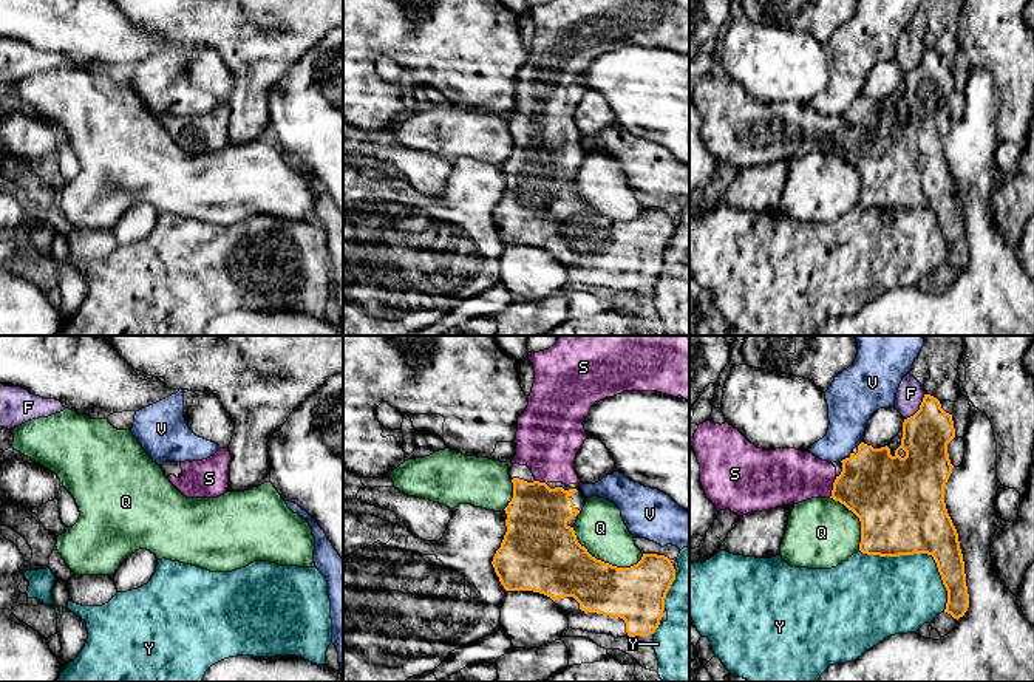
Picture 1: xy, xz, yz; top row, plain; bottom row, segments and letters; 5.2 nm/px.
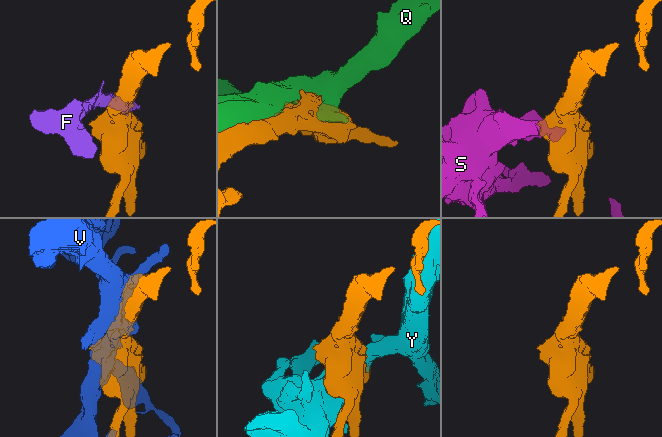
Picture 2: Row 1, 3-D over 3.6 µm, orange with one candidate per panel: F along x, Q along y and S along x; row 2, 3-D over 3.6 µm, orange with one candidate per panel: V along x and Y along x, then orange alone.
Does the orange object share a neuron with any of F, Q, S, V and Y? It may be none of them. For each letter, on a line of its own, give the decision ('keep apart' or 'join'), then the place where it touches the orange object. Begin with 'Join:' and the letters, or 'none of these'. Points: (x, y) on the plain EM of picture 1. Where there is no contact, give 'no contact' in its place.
Join: S
F: keep apart; contact yz (920, 62)
Q: keep apart; contact xz (603, 215)
S: join; contact yz (833, 141)
V: keep apart; contact yz (843, 113)
Y: keep apart; contact yz (923, 206)

